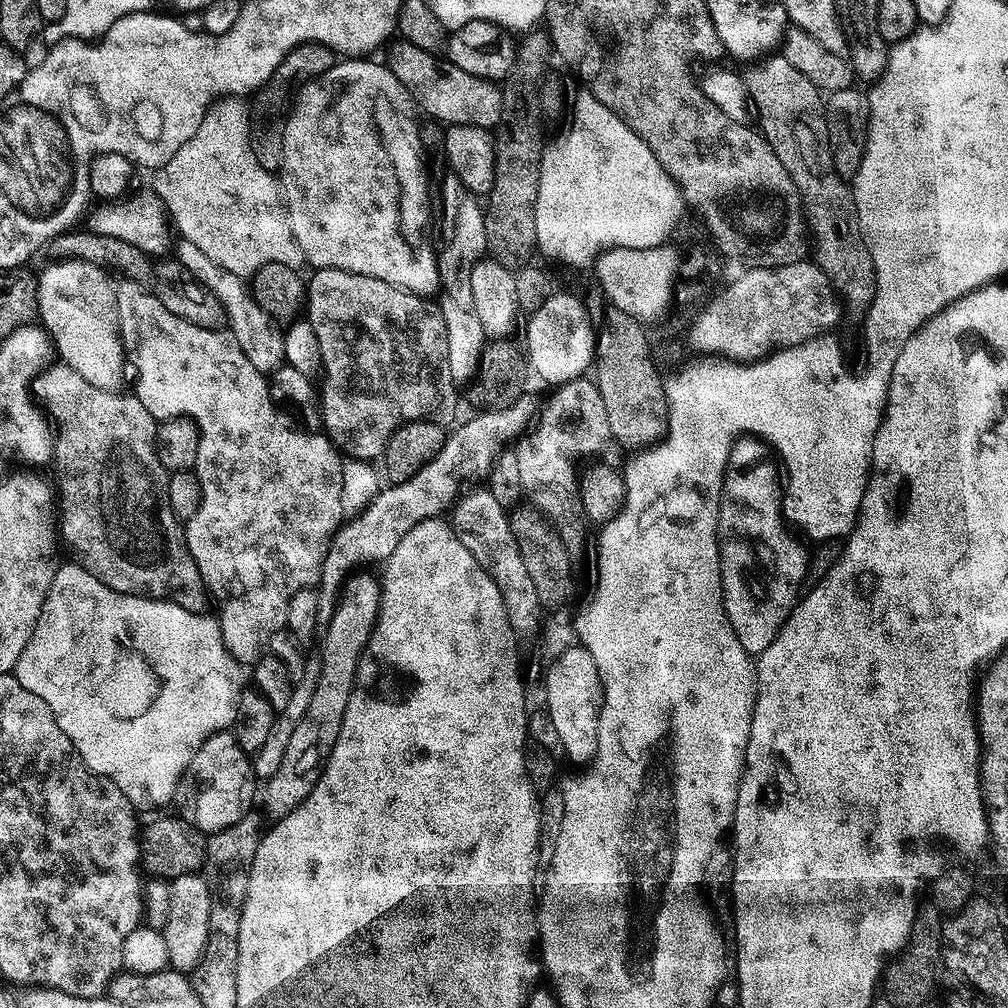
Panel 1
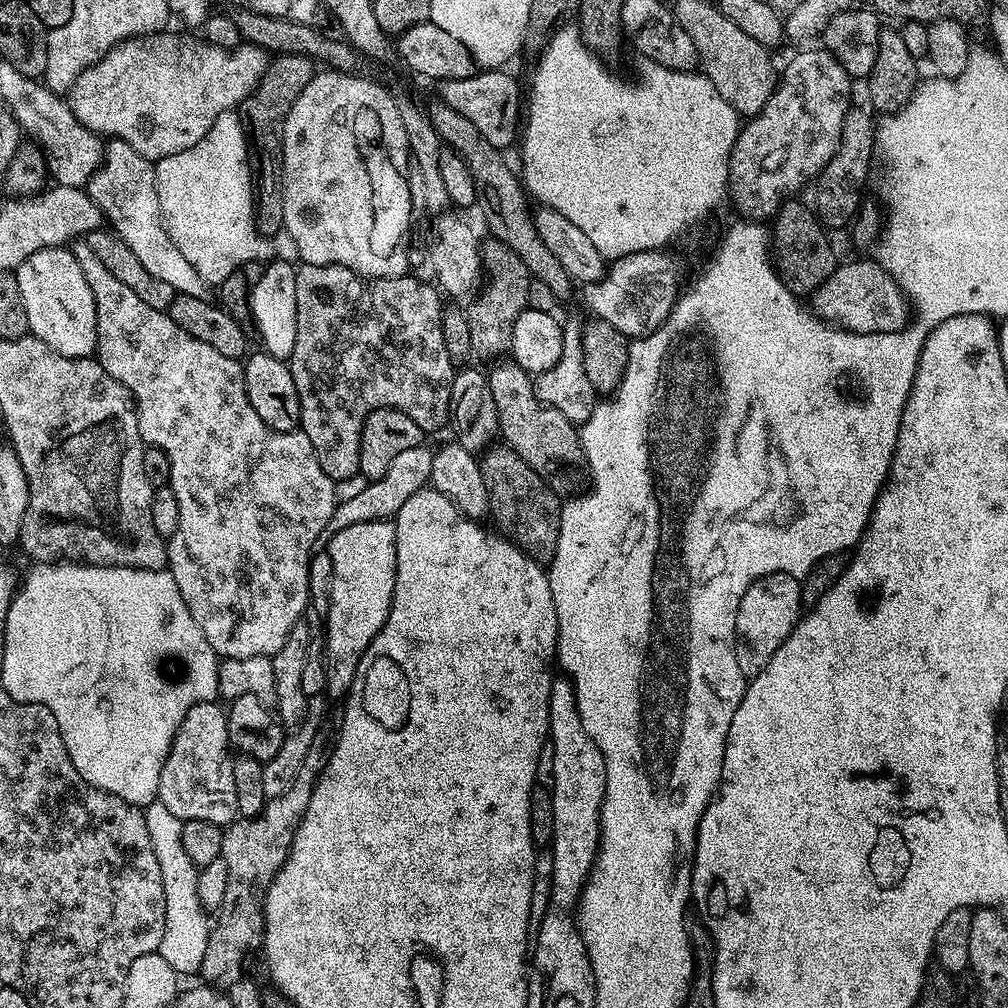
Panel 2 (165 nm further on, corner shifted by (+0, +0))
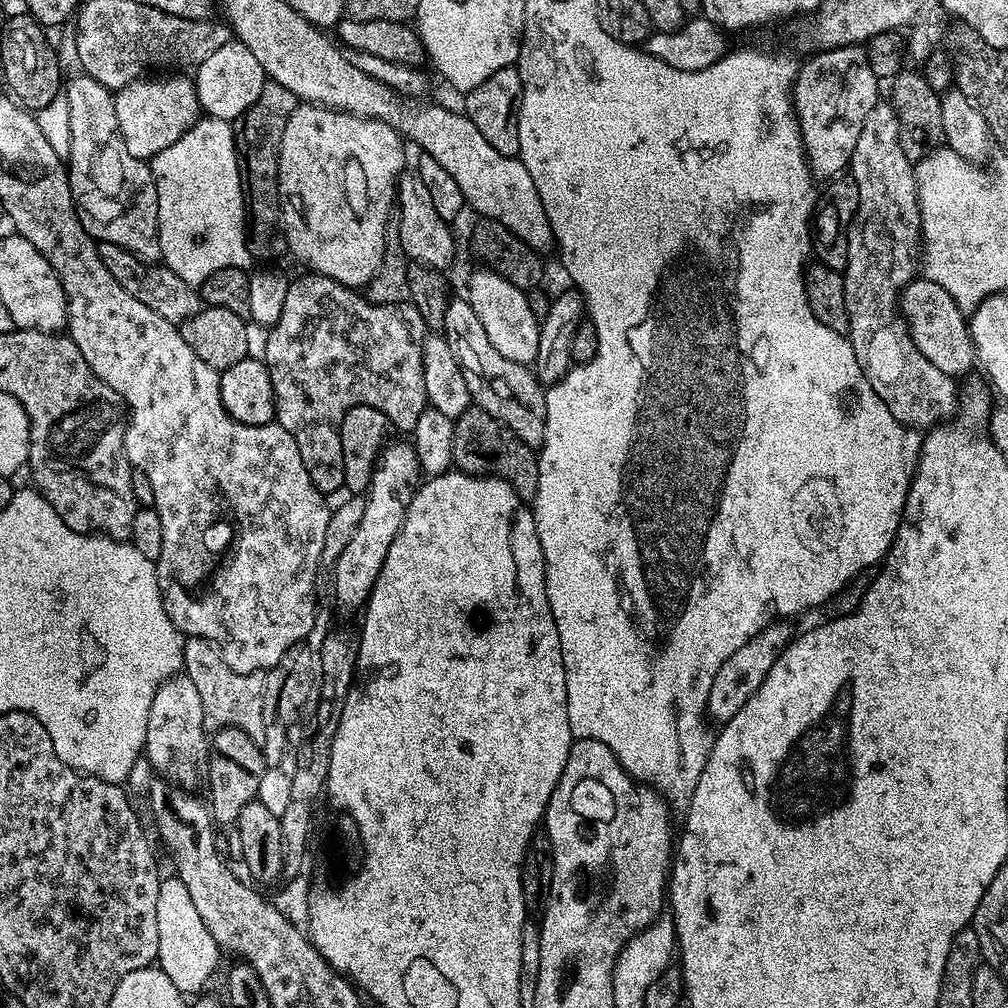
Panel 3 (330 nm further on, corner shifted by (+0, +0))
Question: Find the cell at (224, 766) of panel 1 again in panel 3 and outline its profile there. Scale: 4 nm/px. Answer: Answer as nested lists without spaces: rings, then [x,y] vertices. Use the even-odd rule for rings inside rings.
[[[186,675],[171,676],[154,694],[150,702],[150,718],[146,722],[146,742],[143,755],[152,764],[153,771],[165,780],[172,781],[182,788],[196,790],[205,783],[208,774],[208,750],[210,747],[210,732],[204,727],[204,715],[202,714],[202,697],[194,682]]]

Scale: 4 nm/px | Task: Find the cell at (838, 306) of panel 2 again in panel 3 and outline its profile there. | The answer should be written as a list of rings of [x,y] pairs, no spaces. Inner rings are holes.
[[[913,278],[899,298],[900,312],[908,321],[908,329],[922,354],[926,354],[929,362],[934,362],[942,374],[953,378],[961,378],[977,363],[976,347],[972,341],[972,329],[966,319],[965,312],[949,291],[942,290],[938,282],[927,278]]]

